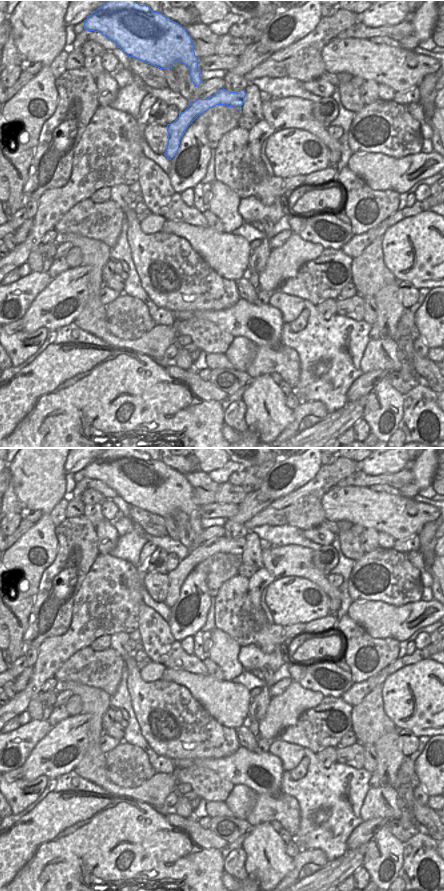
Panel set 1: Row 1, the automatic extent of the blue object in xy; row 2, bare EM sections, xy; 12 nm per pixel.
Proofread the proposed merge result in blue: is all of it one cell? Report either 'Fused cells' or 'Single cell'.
Single cell

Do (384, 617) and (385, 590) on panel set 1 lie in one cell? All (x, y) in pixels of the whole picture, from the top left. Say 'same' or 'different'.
different

